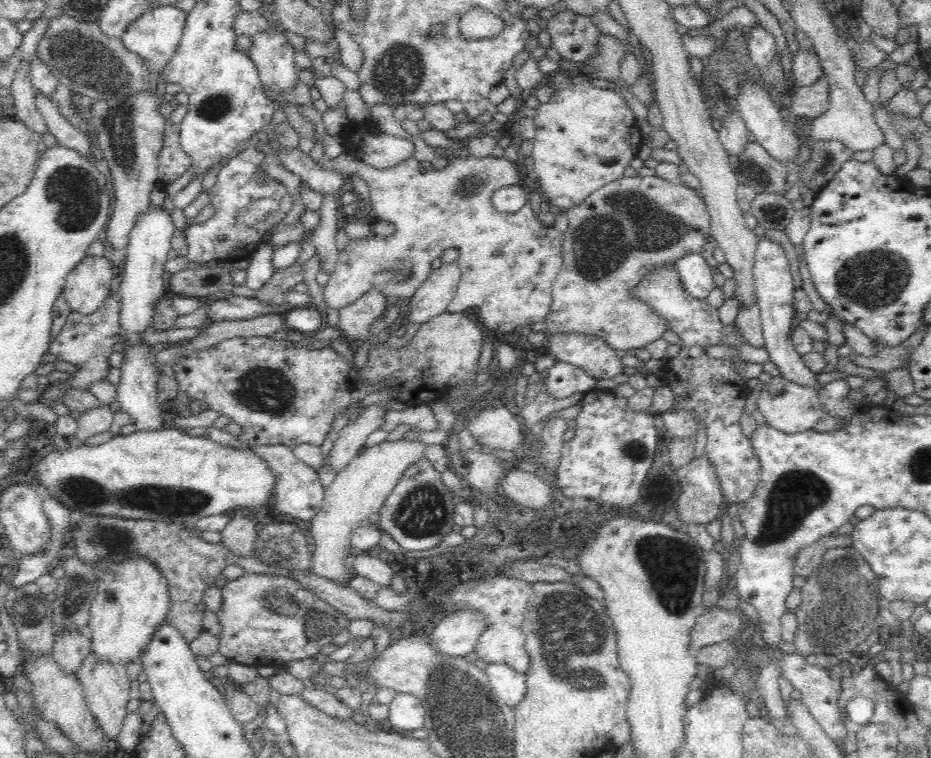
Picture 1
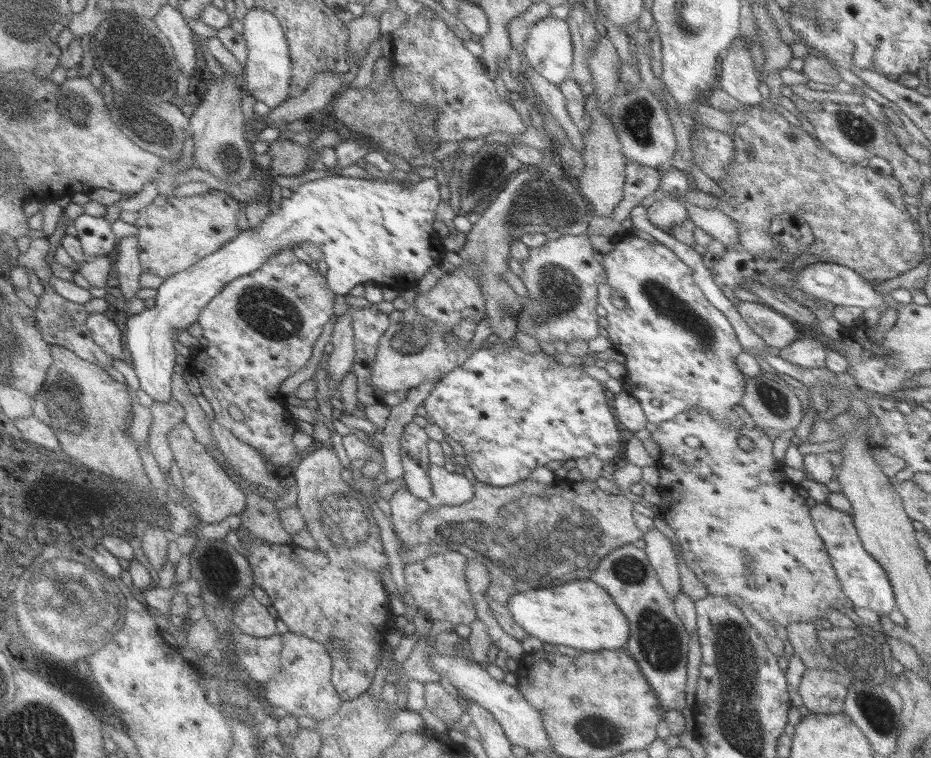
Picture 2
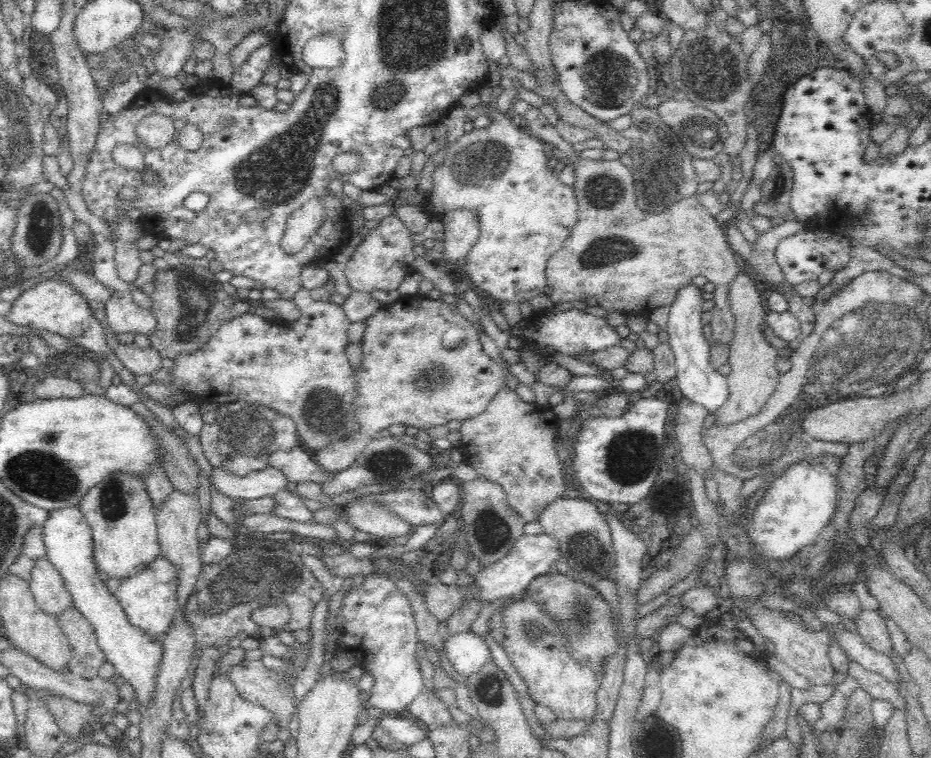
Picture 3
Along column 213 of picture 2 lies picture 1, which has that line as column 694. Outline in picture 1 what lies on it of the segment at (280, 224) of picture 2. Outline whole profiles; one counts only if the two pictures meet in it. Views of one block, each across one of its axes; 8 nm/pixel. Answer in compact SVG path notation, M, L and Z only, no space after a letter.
M700 251L686 254L675 263L685 290L692 298L707 298L716 287L713 270Z

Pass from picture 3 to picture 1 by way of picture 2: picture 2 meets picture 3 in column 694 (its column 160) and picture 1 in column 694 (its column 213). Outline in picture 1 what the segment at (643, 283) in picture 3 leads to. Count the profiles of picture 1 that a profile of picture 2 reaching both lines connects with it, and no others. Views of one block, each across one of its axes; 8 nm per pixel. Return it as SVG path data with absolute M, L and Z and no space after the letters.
M658 176L647 177L624 177L616 182L608 183L606 186L600 187L592 196L586 198L580 206L572 208L566 212L568 220L568 230L562 236L562 261L563 266L557 275L552 288L553 301L551 302L550 312L547 318L543 320L546 328L544 330L547 338L554 338L560 335L592 335L600 336L615 352L623 350L627 354L633 353L636 349L646 348L648 344L652 344L654 340L658 340L660 336L668 330L666 323L656 316L649 308L639 299L628 299L628 294L632 290L632 286L636 286L640 282L640 278L644 278L644 274L656 270L656 266L664 266L664 264L676 263L678 259L683 258L686 254L701 252L701 246L705 238L711 235L710 217L708 209L705 207L704 201L699 197L696 190L685 187L682 184L671 183L666 179Z

